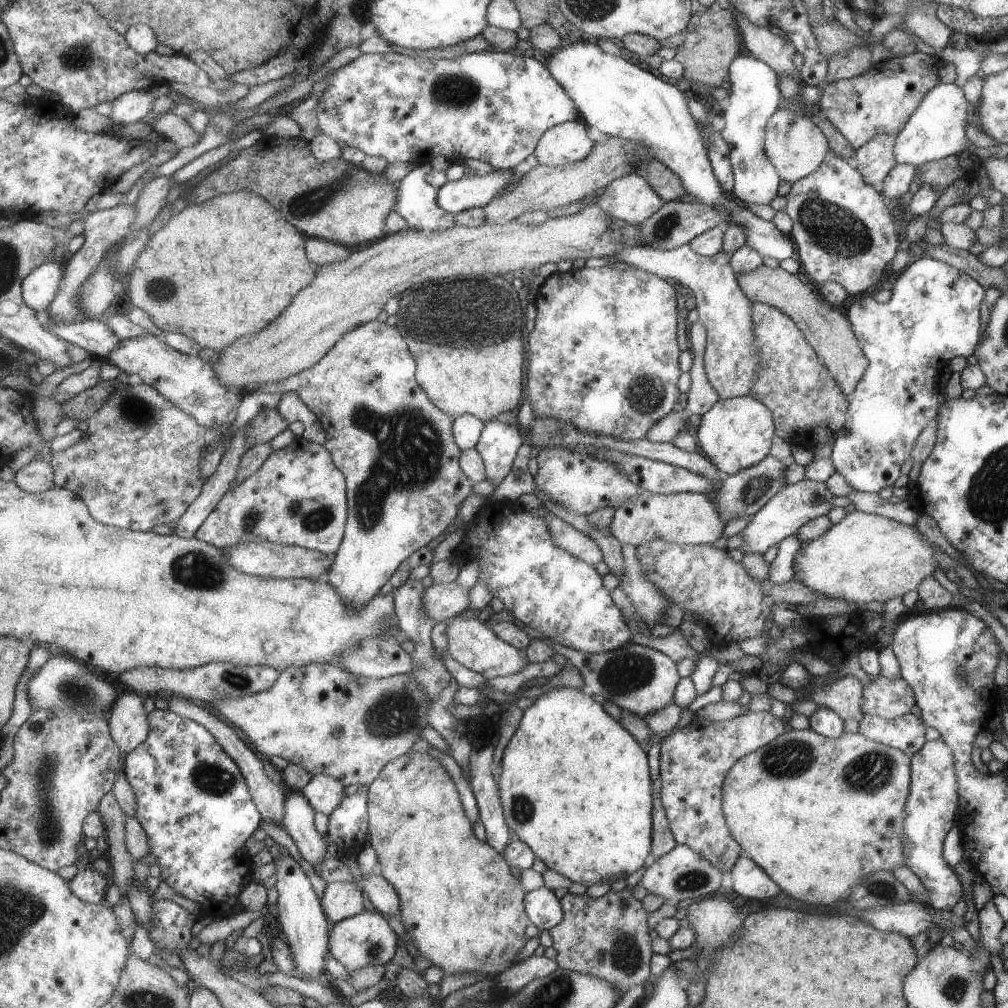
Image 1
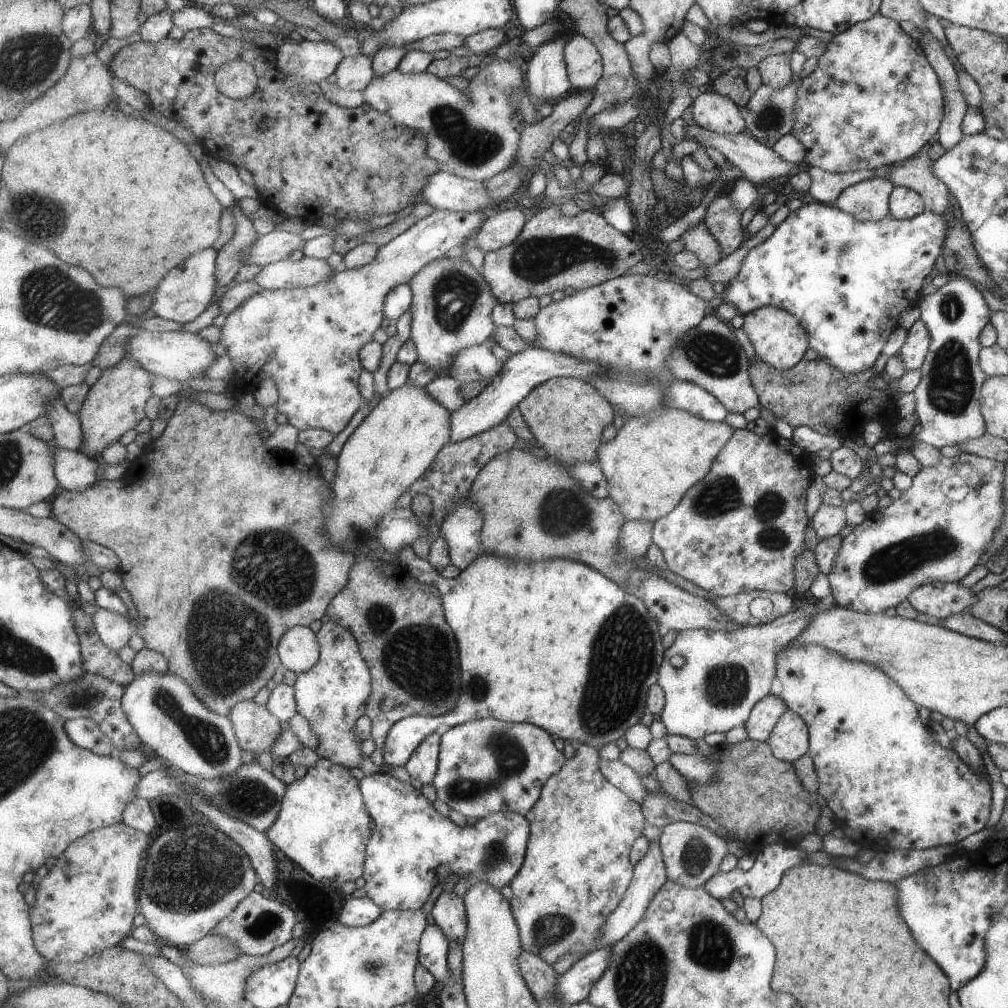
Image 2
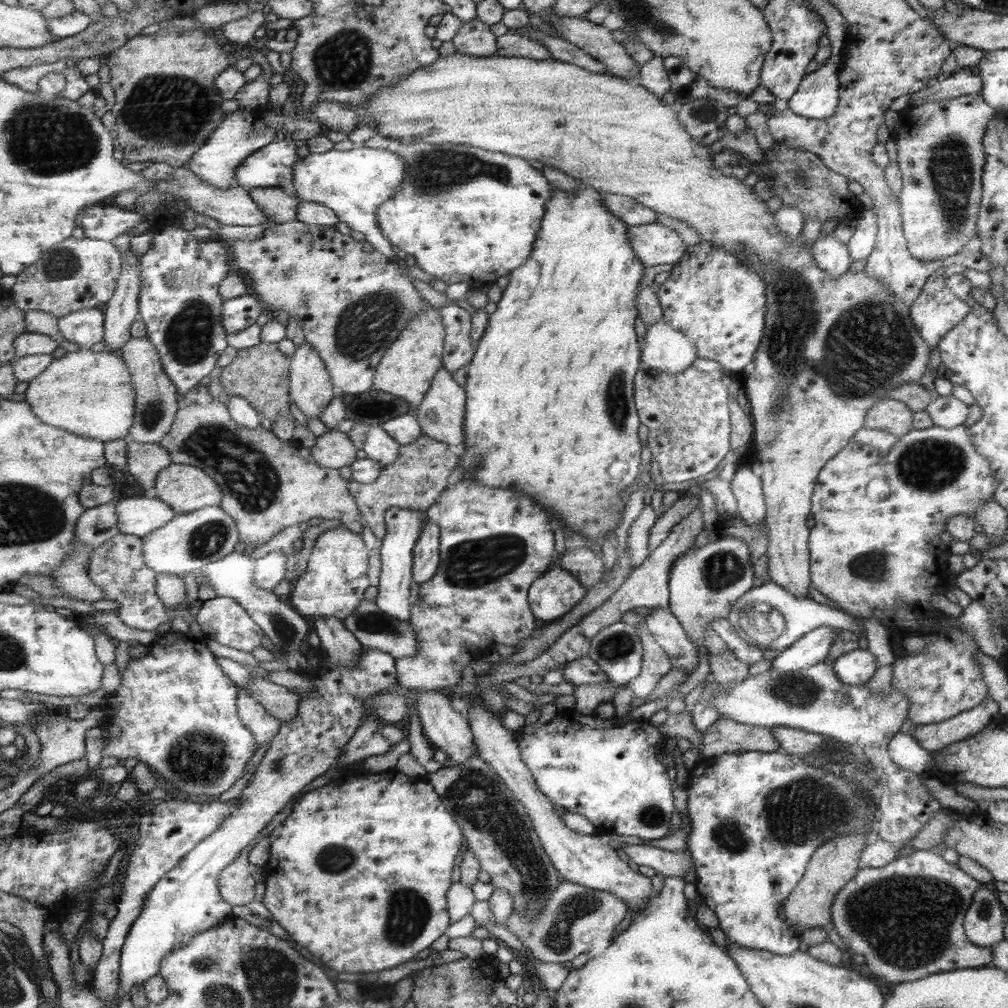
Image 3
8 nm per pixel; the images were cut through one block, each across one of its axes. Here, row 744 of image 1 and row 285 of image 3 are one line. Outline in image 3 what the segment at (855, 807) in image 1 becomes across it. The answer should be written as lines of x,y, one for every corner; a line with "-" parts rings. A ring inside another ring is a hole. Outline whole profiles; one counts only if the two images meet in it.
453,54
453,56
445,56
441,58
435,66
425,66
421,70
415,70
411,78
405,78
405,82
399,82
397,86
389,86
379,90
377,94
373,94
367,102
367,106
363,108
369,116
373,116
373,120
377,120
377,134
389,138
389,140
397,140
397,144
455,144
455,146
473,146
473,148
481,148
487,152
501,152
513,158
525,158
527,162
541,162
547,168
559,170
561,174
585,184
587,188
595,188
597,192
603,194
619,194
619,196
627,196
631,200
635,200
637,204
649,208
653,214
671,218
671,220
683,220
687,222
687,226
693,226
695,232
699,234
699,238
703,242
709,242
711,246
723,248
729,254
735,254
741,262
745,262
745,266
751,272
757,272
757,276
761,276
761,280
765,280
765,298
767,298
767,312
765,312
765,334
761,338
759,350
757,350
757,358
753,360
753,372
749,376
745,376
741,380
741,402
745,404
751,422
753,422
753,456
759,460
761,464
761,484
763,484
763,496
765,496
765,526
769,530
769,542
767,542
767,556
769,556
769,576
771,576
771,584
781,586
783,590
787,590
791,596
797,598
807,598
807,588
811,584
811,554
809,554
809,530
807,530
807,516
811,514
811,496
815,490
815,482
819,472
825,468
825,464
835,458
849,442
851,438
865,426
865,416
869,414
869,410
889,398
887,394
891,390
895,390
895,386
905,386
909,382
919,382
925,372
927,372
927,364
929,364
929,344
921,338
917,326
913,324
911,318
911,310
903,300
897,300
885,286
873,282
873,278
869,278
869,274
865,272
865,268
857,268
853,266
851,270
843,272
841,276
837,276
835,280
825,274
825,270
817,268
817,260
813,258
813,252
809,248
803,246
803,240
797,238
797,242
785,244
785,238
777,232
777,228
773,226
773,214
767,212
767,206
763,200
759,200
753,194
753,188
745,186
743,182
729,178
721,172
715,170
713,166
713,154
707,146
701,146
693,140
693,136
689,136
689,132
681,126
679,118
677,118
677,110
673,106
665,106
661,102
661,98
657,98
653,92
649,92
643,86
633,86
627,84
621,78
615,76
605,76
605,74
593,74
581,66
569,64
569,62
559,62
559,60
531,60
531,58
507,58
507,56
491,56
491,58
477,58
477,56
469,56
469,54

